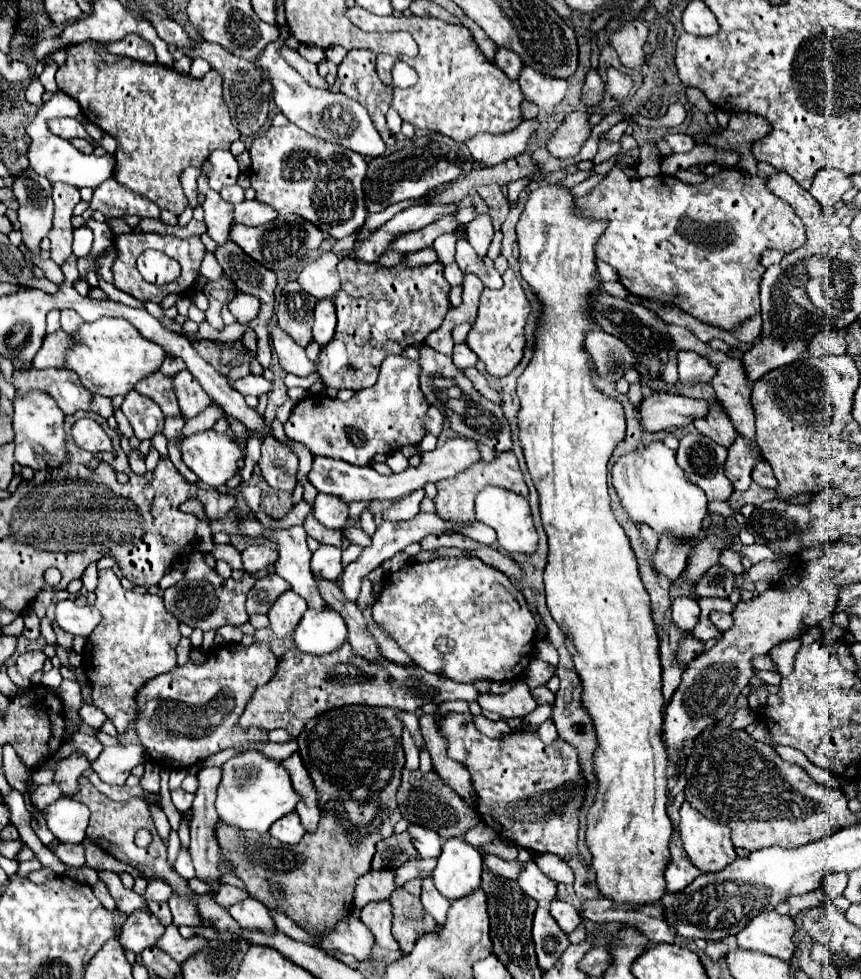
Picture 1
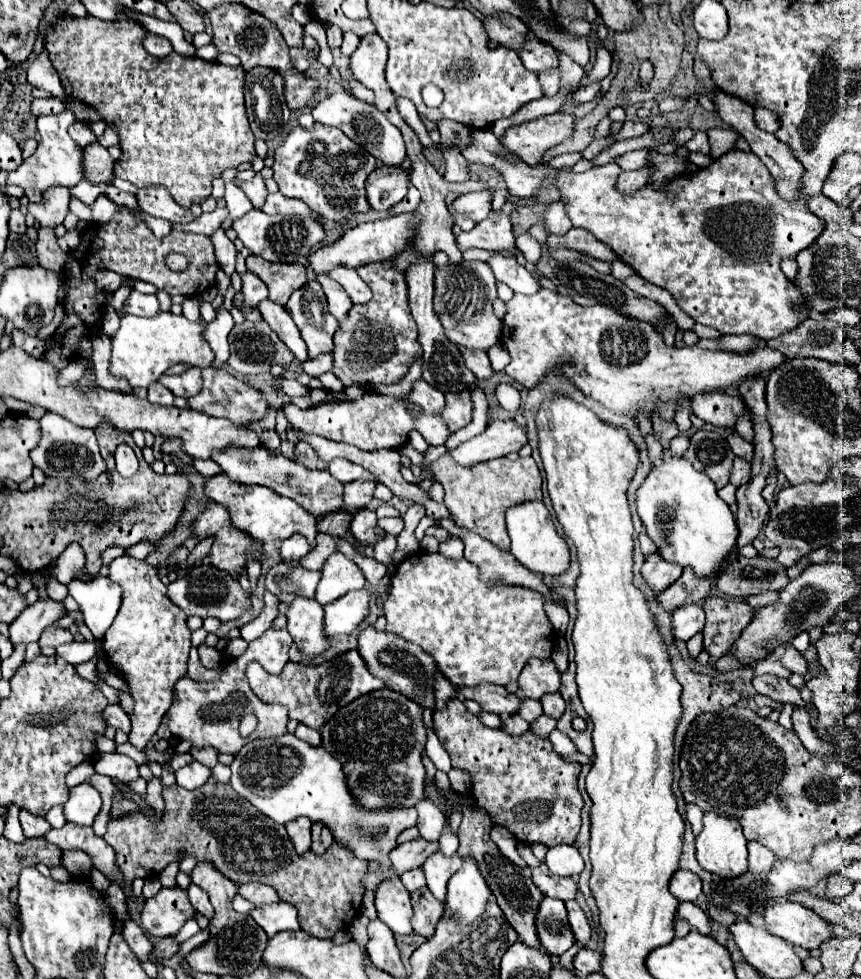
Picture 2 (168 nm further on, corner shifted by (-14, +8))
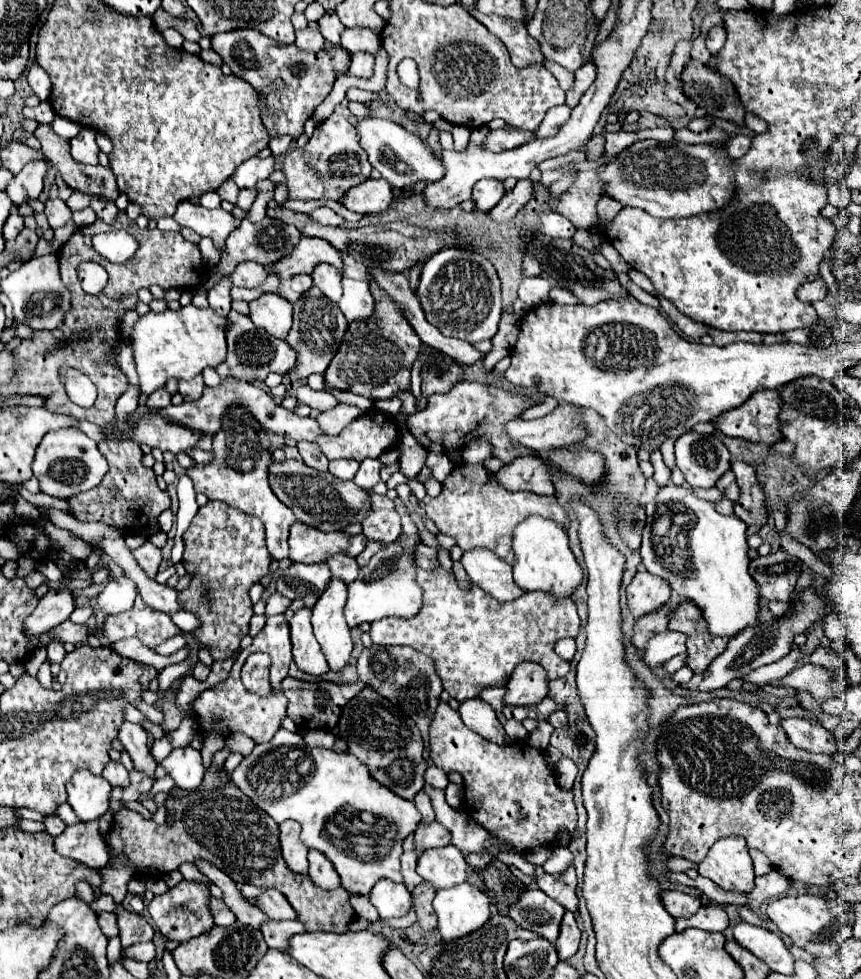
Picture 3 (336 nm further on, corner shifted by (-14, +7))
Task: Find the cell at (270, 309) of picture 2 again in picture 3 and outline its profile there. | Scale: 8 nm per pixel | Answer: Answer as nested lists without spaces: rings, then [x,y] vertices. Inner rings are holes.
[[[263,293],[259,299],[249,303],[251,309],[251,321],[269,331],[273,337],[287,339],[287,333],[291,329],[291,303],[277,293]]]

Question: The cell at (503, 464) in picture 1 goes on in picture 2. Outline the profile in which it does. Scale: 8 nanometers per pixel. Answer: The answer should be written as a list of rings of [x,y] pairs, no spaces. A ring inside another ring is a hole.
[[[443,454],[431,464],[433,480],[445,488],[445,506],[459,528],[467,528],[503,550],[509,550],[509,536],[505,530],[505,510],[523,502],[543,500],[541,494],[541,474],[533,458],[519,458],[511,462],[509,458],[495,458],[483,464],[461,466],[449,454]]]

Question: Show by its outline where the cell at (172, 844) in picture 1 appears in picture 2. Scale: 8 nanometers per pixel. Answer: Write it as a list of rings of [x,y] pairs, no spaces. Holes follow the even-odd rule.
[[[189,919],[181,928],[181,930],[174,936],[175,940],[181,944],[199,932],[200,928],[196,919]]]

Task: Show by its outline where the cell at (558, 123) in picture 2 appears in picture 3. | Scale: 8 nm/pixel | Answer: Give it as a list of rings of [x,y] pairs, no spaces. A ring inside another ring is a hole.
[[[507,125],[503,129],[489,131],[485,145],[487,145],[487,149],[497,153],[497,151],[505,151],[505,149],[515,149],[533,139],[535,139],[533,131],[523,131],[523,129],[515,129],[511,125]]]

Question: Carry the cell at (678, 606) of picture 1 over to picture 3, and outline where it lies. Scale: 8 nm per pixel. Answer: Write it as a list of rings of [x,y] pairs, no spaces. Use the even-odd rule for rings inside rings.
[[[679,631],[659,633],[659,635],[651,637],[651,641],[647,641],[645,661],[653,667],[657,663],[663,663],[663,661],[679,655],[679,653],[685,653],[687,651],[685,641],[687,641],[685,633],[679,633]]]

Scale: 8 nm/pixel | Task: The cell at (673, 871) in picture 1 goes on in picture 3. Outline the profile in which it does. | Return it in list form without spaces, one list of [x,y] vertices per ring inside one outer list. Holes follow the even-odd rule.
[[[673,889],[663,893],[663,905],[667,905],[667,911],[679,919],[679,917],[691,917],[701,907],[701,897],[693,897],[685,891]]]

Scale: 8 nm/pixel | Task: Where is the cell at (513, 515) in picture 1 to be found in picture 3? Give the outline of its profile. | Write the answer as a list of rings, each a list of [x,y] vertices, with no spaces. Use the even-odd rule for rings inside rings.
[[[527,517],[515,527],[513,533],[513,577],[523,591],[549,591],[557,597],[567,597],[583,579],[583,571],[569,549],[569,537],[561,525],[547,517]]]

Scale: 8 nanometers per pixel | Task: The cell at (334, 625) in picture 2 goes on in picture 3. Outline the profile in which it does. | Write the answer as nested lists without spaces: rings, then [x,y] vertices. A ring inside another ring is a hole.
[[[405,539],[405,547],[401,541],[389,543],[385,549],[375,553],[369,565],[361,567],[359,579],[349,583],[349,597],[343,609],[347,625],[359,627],[361,623],[377,621],[383,617],[413,617],[421,607],[421,589],[415,583],[415,545],[417,539]]]

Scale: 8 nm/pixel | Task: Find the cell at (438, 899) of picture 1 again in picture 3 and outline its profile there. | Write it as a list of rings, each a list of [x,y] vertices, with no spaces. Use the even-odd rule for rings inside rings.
[[[455,845],[427,849],[427,853],[419,857],[417,873],[435,885],[435,889],[443,889],[467,881],[467,861]]]

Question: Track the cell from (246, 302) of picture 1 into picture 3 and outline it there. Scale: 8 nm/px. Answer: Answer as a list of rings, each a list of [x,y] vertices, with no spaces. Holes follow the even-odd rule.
[[[245,261],[239,263],[231,275],[233,285],[237,287],[247,287],[247,289],[255,289],[259,285],[263,285],[263,281],[267,279],[267,269],[255,261]]]

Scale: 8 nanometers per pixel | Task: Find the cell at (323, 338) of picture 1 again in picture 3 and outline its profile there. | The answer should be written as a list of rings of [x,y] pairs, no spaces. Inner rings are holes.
[[[321,263],[315,267],[313,271],[313,285],[319,287],[319,291],[323,291],[325,297],[329,297],[333,303],[339,303],[339,297],[341,297],[341,273],[327,265],[327,263]]]

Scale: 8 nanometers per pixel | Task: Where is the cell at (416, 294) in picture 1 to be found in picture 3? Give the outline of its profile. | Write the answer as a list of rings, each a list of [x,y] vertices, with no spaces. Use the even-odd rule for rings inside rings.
[[[371,283],[371,293],[375,297],[375,317],[371,321],[349,323],[347,333],[325,371],[325,385],[369,399],[389,399],[399,389],[409,387],[411,367],[421,349],[421,339],[403,317],[399,305],[383,295],[383,289],[377,289],[377,283]]]

